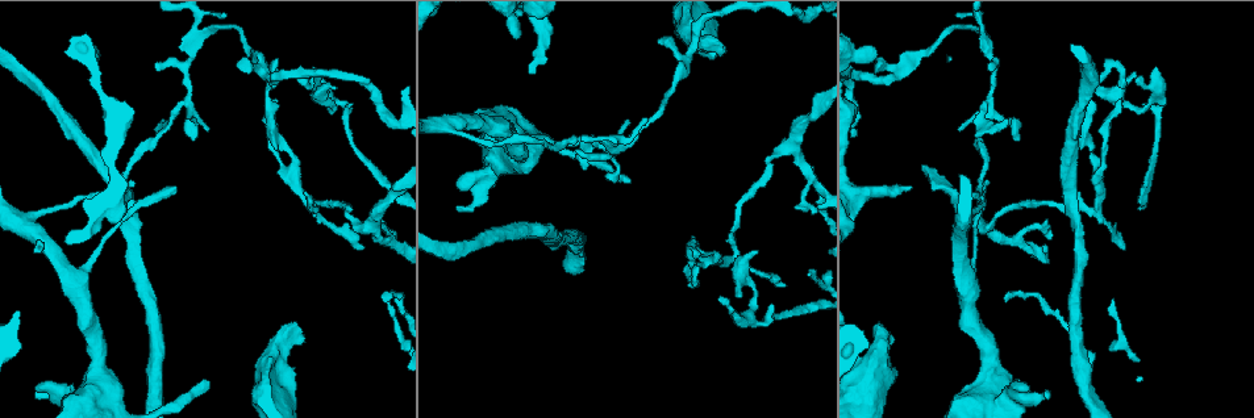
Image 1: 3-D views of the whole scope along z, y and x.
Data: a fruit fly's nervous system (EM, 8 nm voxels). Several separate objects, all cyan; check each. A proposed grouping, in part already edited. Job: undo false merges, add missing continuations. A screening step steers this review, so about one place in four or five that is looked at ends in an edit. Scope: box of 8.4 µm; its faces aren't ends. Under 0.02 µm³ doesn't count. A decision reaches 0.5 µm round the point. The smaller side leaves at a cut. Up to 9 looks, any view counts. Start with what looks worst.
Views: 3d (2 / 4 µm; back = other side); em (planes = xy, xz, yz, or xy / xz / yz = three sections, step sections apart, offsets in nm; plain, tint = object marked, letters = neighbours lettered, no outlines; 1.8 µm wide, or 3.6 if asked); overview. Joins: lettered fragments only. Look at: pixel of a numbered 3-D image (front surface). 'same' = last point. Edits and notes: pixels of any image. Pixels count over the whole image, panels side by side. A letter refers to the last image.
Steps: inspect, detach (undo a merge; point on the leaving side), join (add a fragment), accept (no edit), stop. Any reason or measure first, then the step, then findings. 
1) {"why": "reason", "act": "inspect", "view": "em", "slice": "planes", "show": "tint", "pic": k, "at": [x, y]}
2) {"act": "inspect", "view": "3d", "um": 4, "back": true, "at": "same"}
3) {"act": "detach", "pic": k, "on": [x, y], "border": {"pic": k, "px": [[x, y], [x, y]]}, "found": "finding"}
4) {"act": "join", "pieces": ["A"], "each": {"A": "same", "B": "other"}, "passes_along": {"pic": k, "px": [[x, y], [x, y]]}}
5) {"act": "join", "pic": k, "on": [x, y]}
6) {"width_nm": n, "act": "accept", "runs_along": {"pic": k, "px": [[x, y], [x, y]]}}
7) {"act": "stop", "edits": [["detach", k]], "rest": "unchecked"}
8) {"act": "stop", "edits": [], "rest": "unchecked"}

{"why": "branch stops here", "act": "inspect", "view": "3d", "um": 2, "pic": 1, "at": [533, 70]}

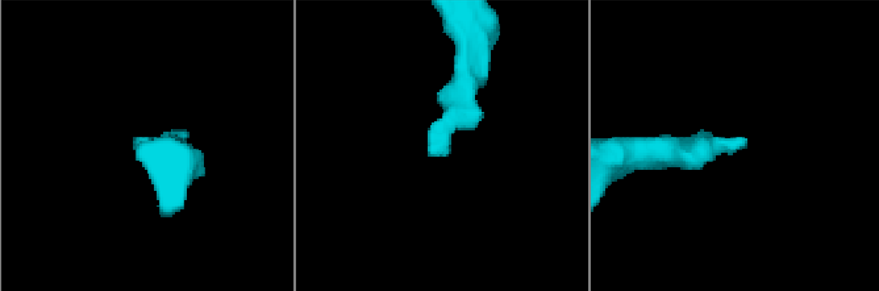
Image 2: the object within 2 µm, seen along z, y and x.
{"act": "inspect", "view": "em", "slice": "xz", "step": 8, "show": "letters", "pic": 2, "at": [742, 139]}

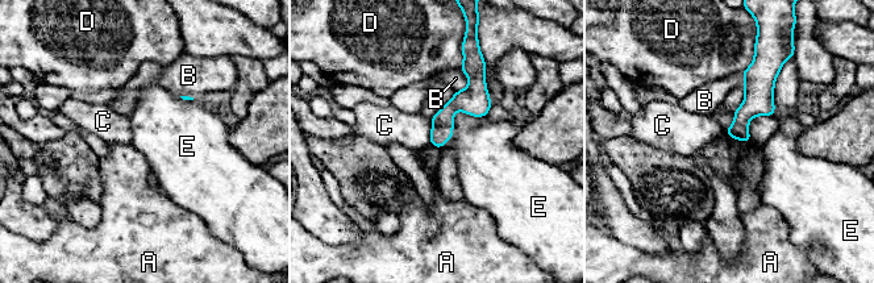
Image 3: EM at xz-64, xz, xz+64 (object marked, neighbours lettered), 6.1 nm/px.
{"width_nm": 110, "act": "accept", "each": {"A": "other", "B": "other", "C": "other", "D": "other", "E": "other"}, "found": "none of them fits"}

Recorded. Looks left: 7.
{"why": "tapers out", "act": "inspect", "view": "em", "slice": "planes", "show": "letters", "pic": 1, "at": [756, 252]}

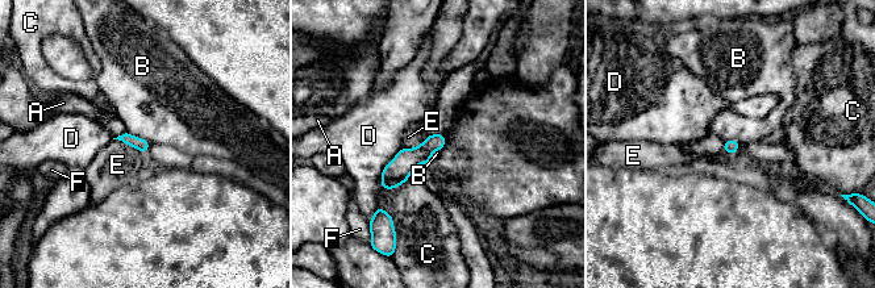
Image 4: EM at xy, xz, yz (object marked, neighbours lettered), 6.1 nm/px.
{"act": "accept", "each": {"A": "other", "B": "other", "C": "other", "D": "other", "E": "other", "F": "other"}, "border": {"pic": 4, "px": [[126, 130], [149, 144]]}, "found": "none of them fits"}

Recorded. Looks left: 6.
{"act": "inspect", "view": "3d", "um": 4, "pic": 1, "at": [868, 383]}

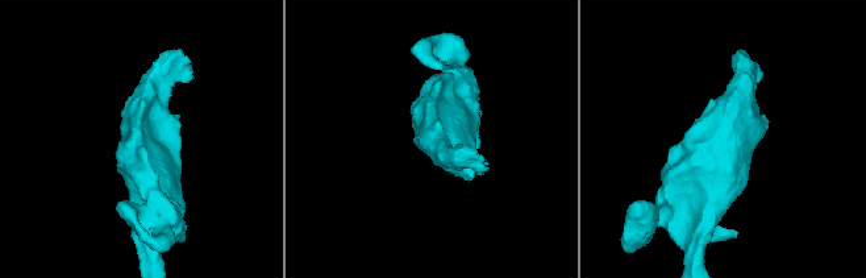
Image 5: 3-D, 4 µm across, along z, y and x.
{"why": "need the tissue", "act": "inspect", "view": "em", "slice": "planes", "show": "letters", "pic": 5, "at": [727, 141]}

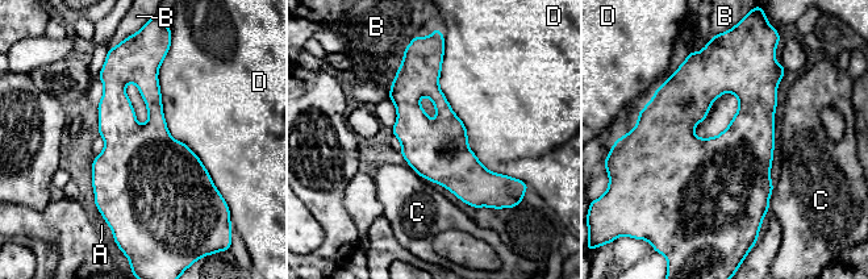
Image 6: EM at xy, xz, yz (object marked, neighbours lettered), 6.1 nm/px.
{"act": "accept", "each": {"A": "other", "B": "other", "C": "other", "D": "other"}, "border": {"pic": 6, "px": [[443, 46], [467, 146], [516, 179]]}, "found": "one cell here"}

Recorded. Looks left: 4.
{"why": "thin end", "act": "inspect", "view": "em", "slice": "xz", "step": 4, "show": "letters", "pic": 1, "at": [210, 383]}

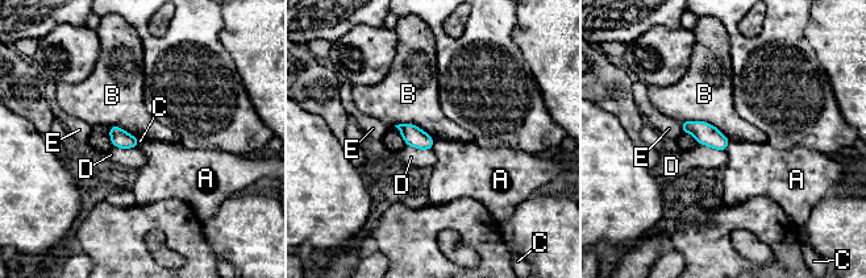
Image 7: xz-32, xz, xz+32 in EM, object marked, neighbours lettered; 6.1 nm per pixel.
{"act": "inspect", "view": "em", "slice": "planes", "show": "letters", "at": "same"}

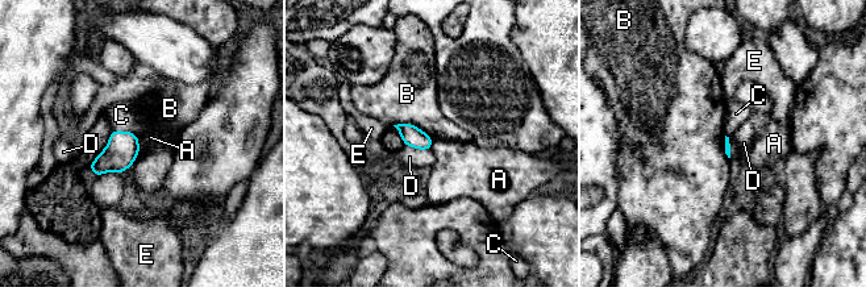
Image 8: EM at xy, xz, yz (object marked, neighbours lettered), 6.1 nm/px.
{"act": "accept", "each": {"A": "other", "B": "other", "C": "other", "D": "other", "E": "other"}, "found": "none of them fits"}

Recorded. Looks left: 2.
{"act": "stop", "edits": [], "rest": "unchecked"}

